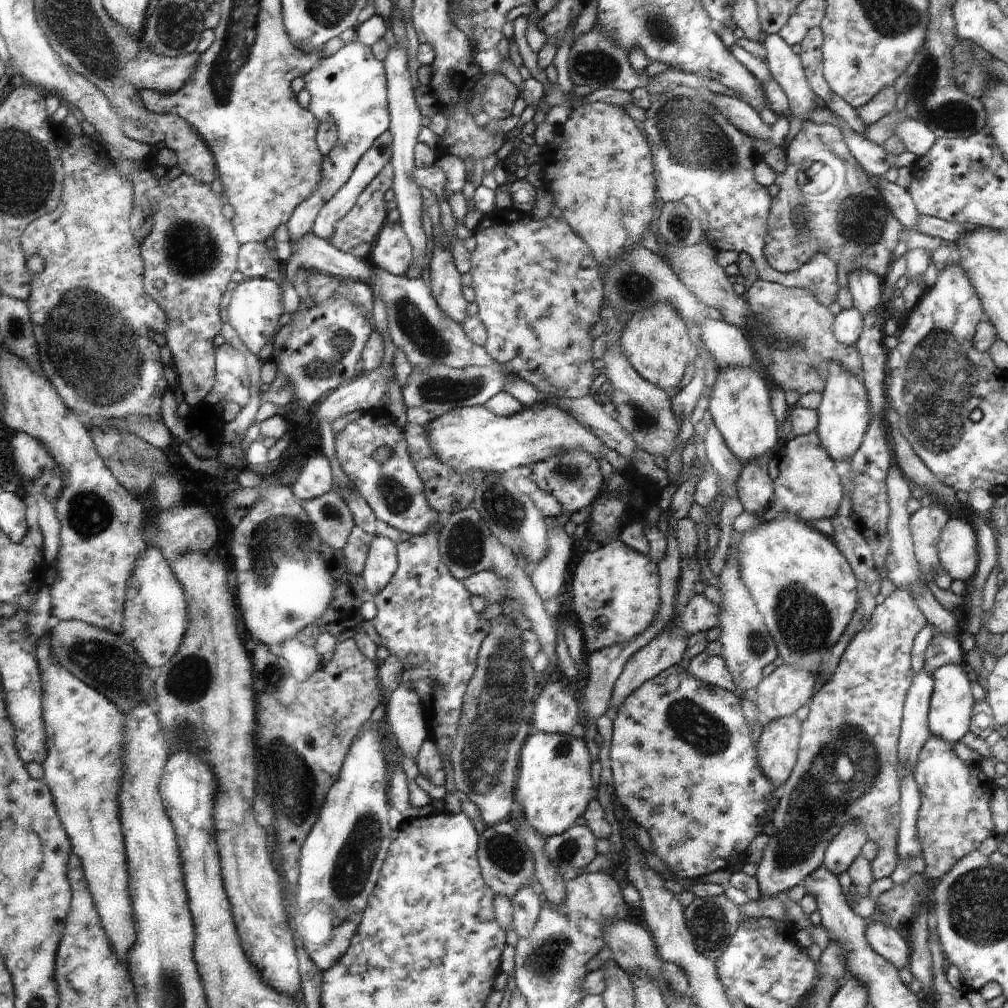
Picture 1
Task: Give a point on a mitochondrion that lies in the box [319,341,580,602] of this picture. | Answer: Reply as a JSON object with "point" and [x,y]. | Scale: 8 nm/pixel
{"point":[465,546]}

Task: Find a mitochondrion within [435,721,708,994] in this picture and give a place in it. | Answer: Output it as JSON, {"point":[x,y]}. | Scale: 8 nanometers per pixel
{"point":[544,961]}

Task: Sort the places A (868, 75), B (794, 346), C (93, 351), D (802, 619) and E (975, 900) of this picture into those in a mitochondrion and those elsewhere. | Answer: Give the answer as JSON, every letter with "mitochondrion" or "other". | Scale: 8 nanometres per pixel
{"A":"other","B":"mitochondrion","C":"mitochondrion","D":"mitochondrion","E":"mitochondrion"}

